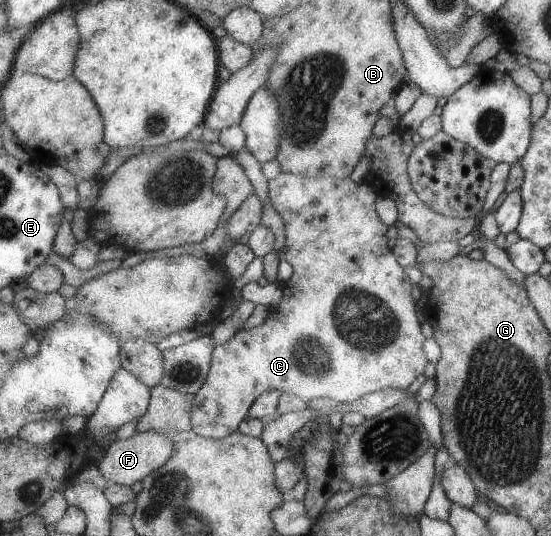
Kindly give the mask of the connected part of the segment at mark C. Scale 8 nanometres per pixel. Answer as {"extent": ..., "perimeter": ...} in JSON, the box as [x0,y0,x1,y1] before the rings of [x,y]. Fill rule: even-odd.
{"extent":[192,172,426,440],"perimeter":[[[282,172],[278,174],[273,180],[268,181],[269,187],[269,195],[271,196],[271,203],[275,207],[276,211],[281,216],[283,225],[285,227],[285,235],[287,237],[287,244],[285,245],[285,258],[286,260],[292,265],[293,267],[293,274],[292,277],[289,279],[287,283],[281,283],[278,281],[276,284],[280,289],[282,289],[282,299],[277,306],[270,306],[268,307],[268,317],[266,321],[255,328],[249,328],[247,330],[239,330],[237,331],[229,340],[224,343],[221,343],[215,347],[213,353],[213,362],[211,365],[211,370],[205,384],[202,386],[202,389],[198,391],[195,395],[194,399],[194,408],[192,412],[192,421],[193,421],[193,429],[192,434],[198,436],[204,436],[207,438],[214,438],[217,440],[222,440],[225,437],[231,436],[234,432],[238,432],[238,427],[240,427],[240,423],[243,423],[244,419],[249,415],[250,408],[254,405],[254,402],[264,393],[268,391],[268,389],[277,389],[280,390],[282,393],[292,392],[293,394],[299,395],[303,397],[305,400],[316,399],[316,397],[329,397],[334,399],[335,401],[340,401],[340,403],[350,403],[356,400],[359,400],[362,396],[366,396],[372,392],[378,392],[379,389],[382,387],[408,387],[410,383],[412,383],[412,379],[414,377],[418,377],[418,375],[422,374],[422,369],[424,369],[424,365],[426,365],[426,357],[424,353],[422,353],[422,343],[424,343],[424,337],[422,337],[422,333],[420,333],[420,323],[418,323],[418,319],[416,319],[416,309],[414,309],[414,299],[412,299],[412,295],[410,295],[410,289],[412,286],[410,281],[408,280],[408,276],[402,270],[402,266],[398,264],[398,261],[395,257],[393,251],[388,249],[388,237],[384,235],[386,233],[386,225],[382,225],[380,223],[380,217],[378,217],[378,213],[376,213],[376,197],[378,197],[378,193],[374,193],[374,189],[372,189],[372,185],[367,184],[365,182],[362,183],[355,183],[350,179],[347,178],[337,178],[334,176],[328,177],[315,177],[309,178],[306,176],[296,175],[290,172]]]}

